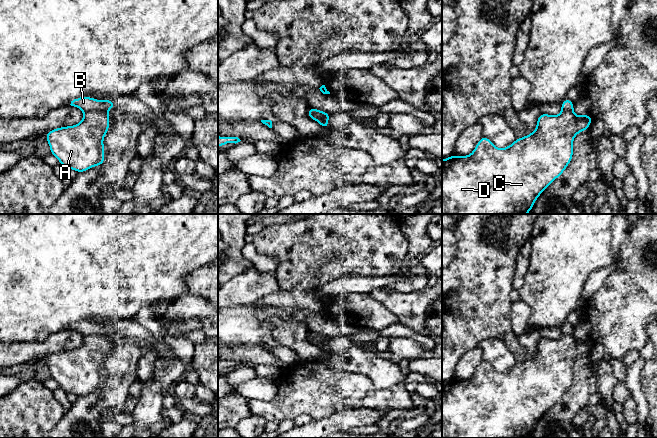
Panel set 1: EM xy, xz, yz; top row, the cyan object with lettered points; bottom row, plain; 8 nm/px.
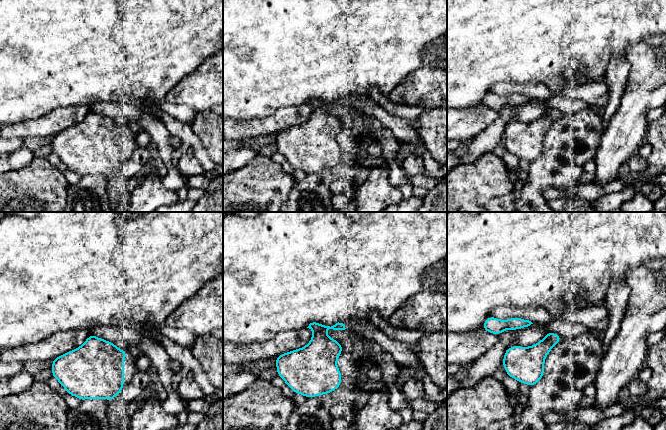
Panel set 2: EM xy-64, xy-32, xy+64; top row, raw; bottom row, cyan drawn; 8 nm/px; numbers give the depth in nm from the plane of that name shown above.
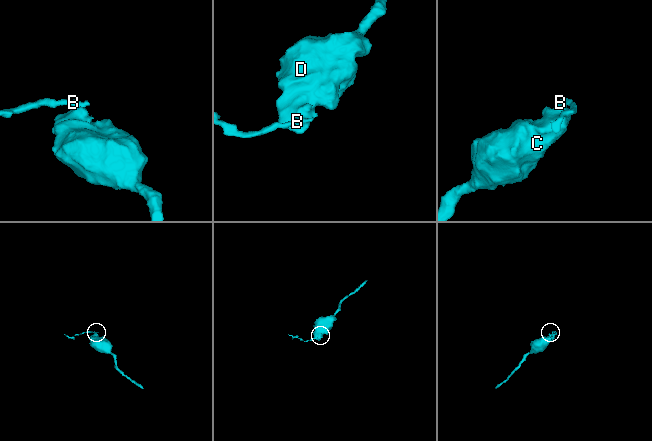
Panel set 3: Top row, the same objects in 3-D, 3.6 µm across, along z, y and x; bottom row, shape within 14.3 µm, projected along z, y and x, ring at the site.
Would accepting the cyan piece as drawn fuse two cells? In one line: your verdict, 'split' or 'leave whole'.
split

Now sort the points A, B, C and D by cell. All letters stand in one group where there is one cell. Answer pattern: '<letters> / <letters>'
A C D / B

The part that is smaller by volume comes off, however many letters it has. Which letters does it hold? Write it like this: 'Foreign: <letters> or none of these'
Foreign: B

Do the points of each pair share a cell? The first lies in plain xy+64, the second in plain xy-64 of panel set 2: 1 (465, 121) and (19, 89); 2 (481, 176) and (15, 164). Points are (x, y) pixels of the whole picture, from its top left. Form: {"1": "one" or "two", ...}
{"1": "two", "2": "two"}

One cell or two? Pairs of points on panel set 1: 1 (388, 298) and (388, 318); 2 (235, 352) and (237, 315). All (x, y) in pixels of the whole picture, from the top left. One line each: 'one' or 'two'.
1: two
2: two

